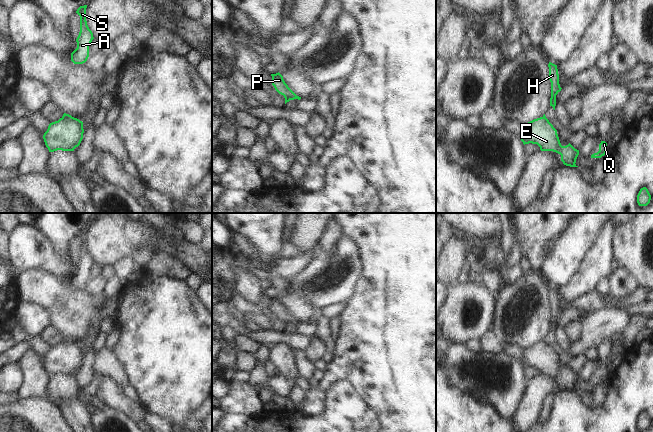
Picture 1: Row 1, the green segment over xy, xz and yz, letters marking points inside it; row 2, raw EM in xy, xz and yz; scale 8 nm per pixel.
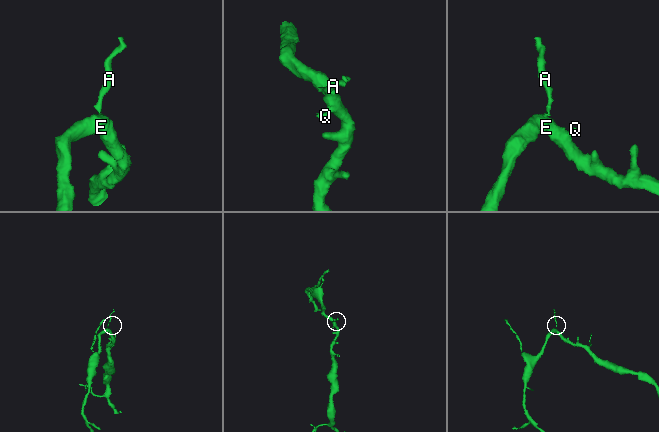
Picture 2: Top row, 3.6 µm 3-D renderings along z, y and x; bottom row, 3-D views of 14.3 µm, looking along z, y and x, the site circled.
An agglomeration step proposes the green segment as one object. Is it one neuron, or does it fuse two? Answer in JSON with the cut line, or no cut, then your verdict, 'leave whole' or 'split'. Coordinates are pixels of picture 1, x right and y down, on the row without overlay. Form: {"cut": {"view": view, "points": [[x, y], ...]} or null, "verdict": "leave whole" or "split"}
{"cut": {"view": "xy", "points": [[62, 340], [67, 342], [73, 341]]}, "verdict": "split"}

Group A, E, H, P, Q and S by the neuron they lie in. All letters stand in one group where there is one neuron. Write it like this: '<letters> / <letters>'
A H S / E P Q

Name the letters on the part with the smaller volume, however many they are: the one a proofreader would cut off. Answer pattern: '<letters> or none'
A, H, S

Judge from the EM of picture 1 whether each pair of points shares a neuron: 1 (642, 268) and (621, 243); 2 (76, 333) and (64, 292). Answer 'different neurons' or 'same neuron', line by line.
1: same neuron
2: same neuron

